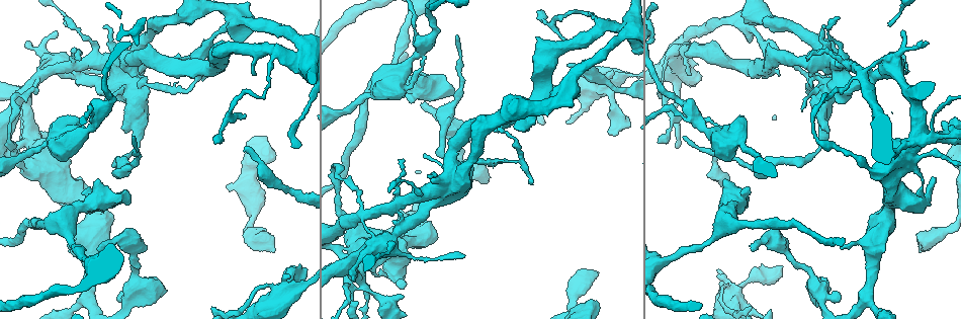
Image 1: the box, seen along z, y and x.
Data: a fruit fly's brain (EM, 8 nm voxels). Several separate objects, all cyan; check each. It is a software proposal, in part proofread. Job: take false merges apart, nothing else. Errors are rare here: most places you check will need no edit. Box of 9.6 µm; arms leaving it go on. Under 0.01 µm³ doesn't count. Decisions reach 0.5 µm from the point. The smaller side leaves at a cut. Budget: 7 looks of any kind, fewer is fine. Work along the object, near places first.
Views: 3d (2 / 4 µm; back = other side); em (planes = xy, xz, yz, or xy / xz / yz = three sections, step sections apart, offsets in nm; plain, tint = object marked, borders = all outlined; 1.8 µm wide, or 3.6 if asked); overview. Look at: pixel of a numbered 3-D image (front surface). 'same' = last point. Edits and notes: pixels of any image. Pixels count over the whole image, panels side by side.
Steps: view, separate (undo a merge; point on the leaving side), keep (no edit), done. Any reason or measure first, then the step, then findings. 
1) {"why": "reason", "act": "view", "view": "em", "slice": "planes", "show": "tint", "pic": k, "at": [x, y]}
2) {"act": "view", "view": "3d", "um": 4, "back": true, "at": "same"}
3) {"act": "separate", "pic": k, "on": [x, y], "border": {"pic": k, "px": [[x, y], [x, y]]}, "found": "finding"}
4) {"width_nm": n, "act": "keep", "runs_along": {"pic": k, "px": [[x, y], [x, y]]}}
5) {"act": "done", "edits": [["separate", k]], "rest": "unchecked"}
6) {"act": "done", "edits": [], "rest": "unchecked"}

{"why": "small branch off a trunk", "act": "view", "view": "3d", "um": 4, "back": true, "pic": 1, "at": [662, 261]}

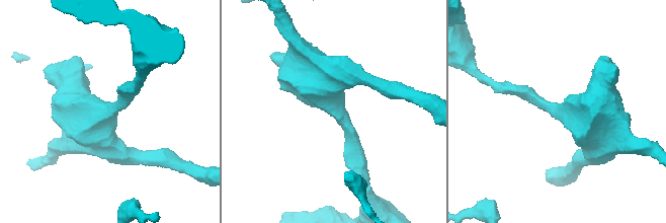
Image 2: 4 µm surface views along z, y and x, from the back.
{"arms": 4, "why": "now the EM", "act": "view", "view": "em", "um": 3.6, "slice": "planes", "show": "plain", "pic": 2, "at": [566, 112]}

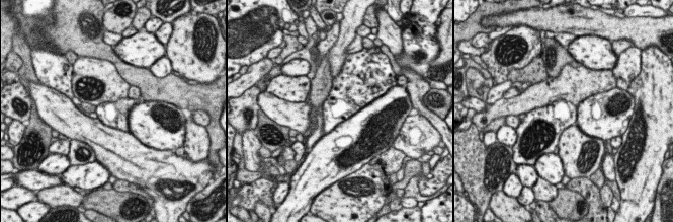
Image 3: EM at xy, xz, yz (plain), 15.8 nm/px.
{"why": "where the object lies", "act": "view", "view": "em", "um": 3.6, "slice": "planes", "show": "tint", "at": "same"}

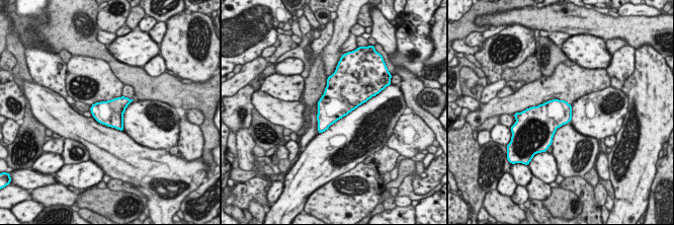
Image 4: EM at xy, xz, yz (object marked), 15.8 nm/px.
{"act": "keep", "found": "one neuron here"}

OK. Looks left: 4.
{"why": "sudden change in width", "act": "view", "view": "em", "um": 3.6, "slice": "xy", "step": 4, "show": "tint", "pic": 1, "at": [444, 89]}

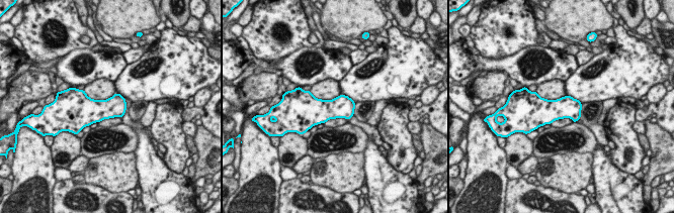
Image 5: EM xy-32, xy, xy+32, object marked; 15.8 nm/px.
{"act": "view", "view": "em", "um": 3.6, "slice": "planes", "show": "tint", "at": "same"}

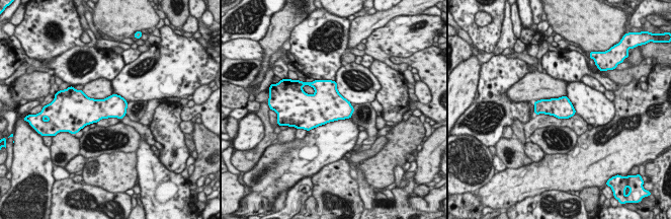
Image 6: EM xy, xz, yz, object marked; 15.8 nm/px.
{"width_nm": 340, "act": "keep", "found": "all the same neuron"}

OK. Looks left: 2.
{"why": "looks like a crossing", "act": "view", "view": "3d", "um": 4, "pic": 1, "at": [917, 137]}

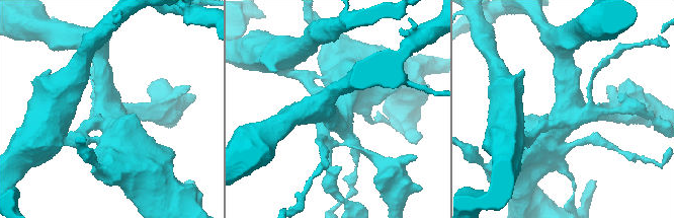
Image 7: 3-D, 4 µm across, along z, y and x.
{"why": "shape alone is not enough", "act": "view", "view": "em", "slice": "xz", "step": 8, "show": "tint", "pic": 7, "at": [567, 110]}

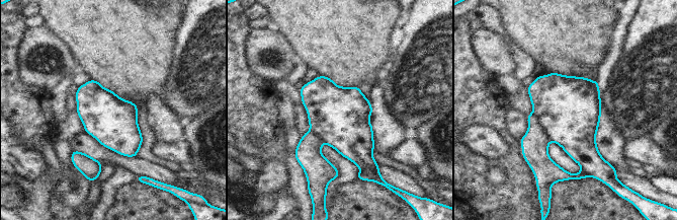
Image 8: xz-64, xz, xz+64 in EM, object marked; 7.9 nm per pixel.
{"width_nm": 380, "act": "separate", "pic": 8, "on": [534, 143], "border": {"pic": 8, "px": [[533, 112], [552, 140]]}, "found": "a second neuron is stuck on"}

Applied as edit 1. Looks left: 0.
{"act": "done", "edits": [["separate", 8]], "rest": "unchecked"}

